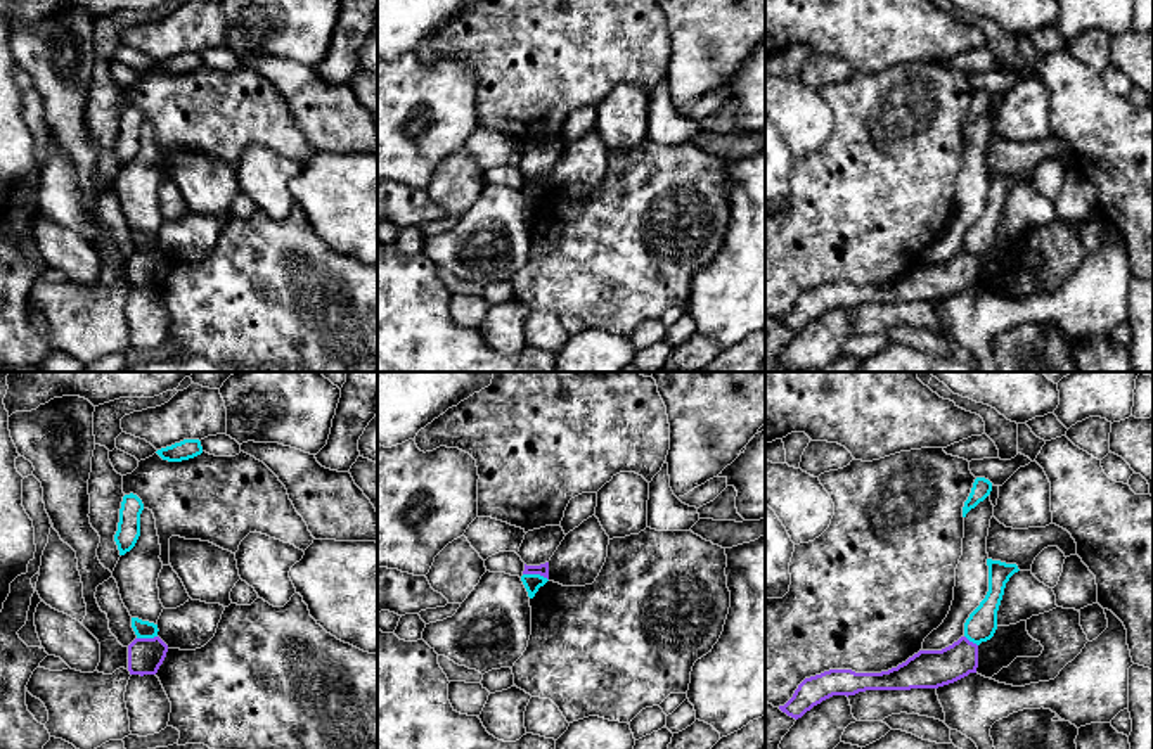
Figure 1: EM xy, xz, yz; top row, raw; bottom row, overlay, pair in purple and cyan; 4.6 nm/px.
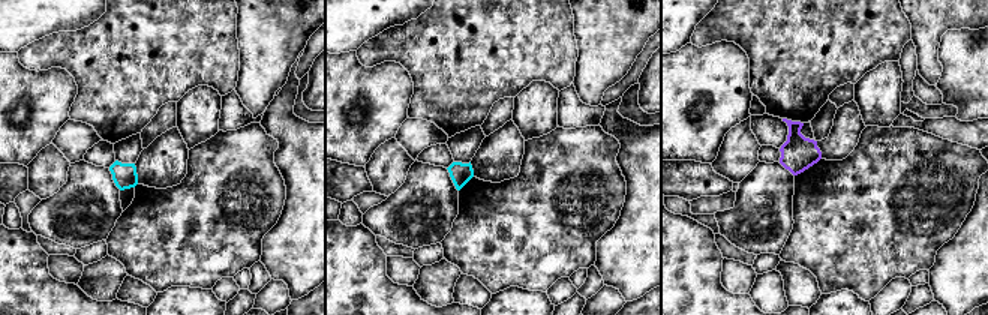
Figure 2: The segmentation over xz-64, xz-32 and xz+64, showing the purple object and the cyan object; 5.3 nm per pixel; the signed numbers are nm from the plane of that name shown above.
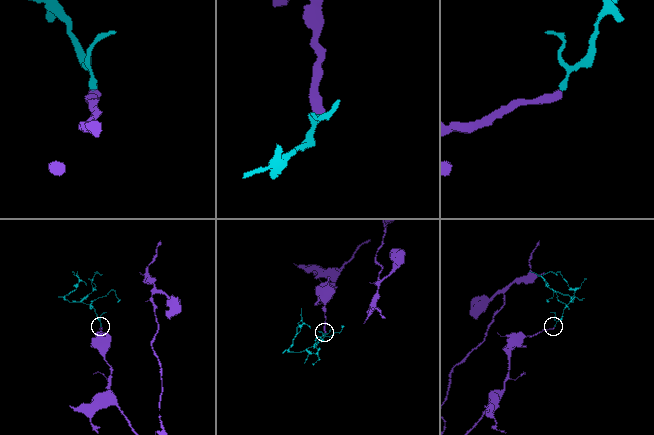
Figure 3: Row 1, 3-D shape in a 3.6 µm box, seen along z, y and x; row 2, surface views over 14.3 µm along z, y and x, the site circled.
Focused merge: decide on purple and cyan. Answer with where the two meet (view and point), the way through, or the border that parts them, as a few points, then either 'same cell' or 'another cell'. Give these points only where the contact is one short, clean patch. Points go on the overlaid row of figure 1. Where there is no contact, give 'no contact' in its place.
xz (535, 573) | along xz (523, 573), (539, 573), (547, 580) | another cell

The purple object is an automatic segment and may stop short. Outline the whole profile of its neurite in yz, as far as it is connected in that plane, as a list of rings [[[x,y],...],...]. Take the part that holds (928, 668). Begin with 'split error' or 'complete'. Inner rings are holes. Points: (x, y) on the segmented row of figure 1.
complete; [[[961,637],[942,650],[919,650],[905,663],[881,673],[829,669],[805,678],[793,697],[779,706],[798,720],[814,706],[833,695],[855,695],[866,690],[938,688],[954,683],[978,668],[978,645]]]

